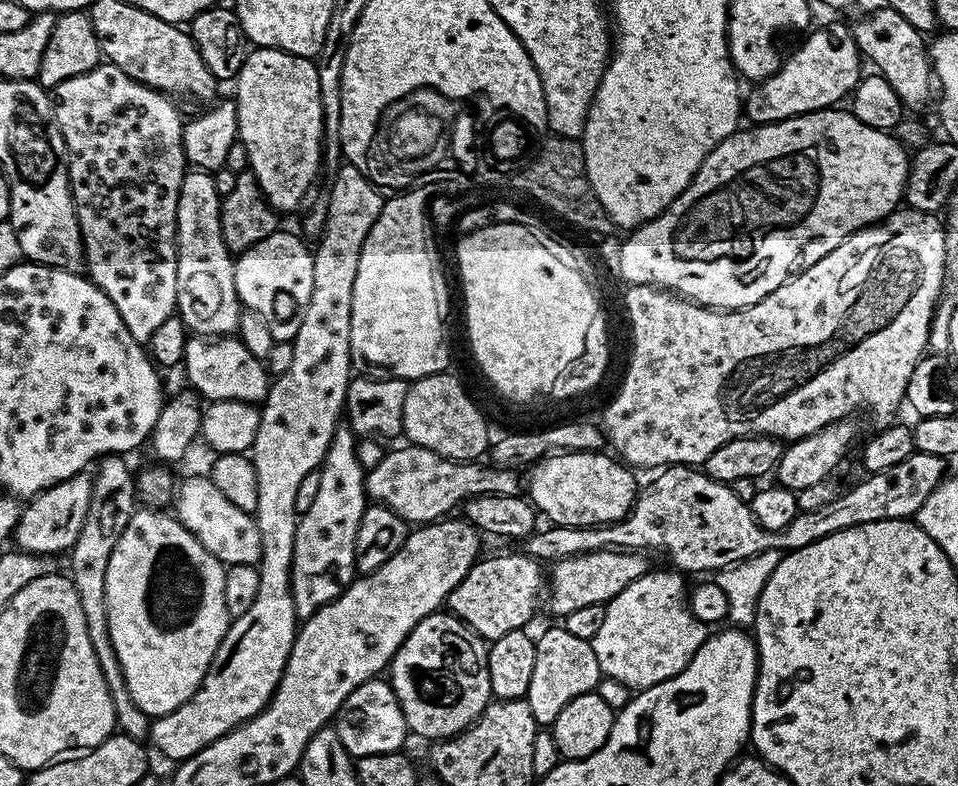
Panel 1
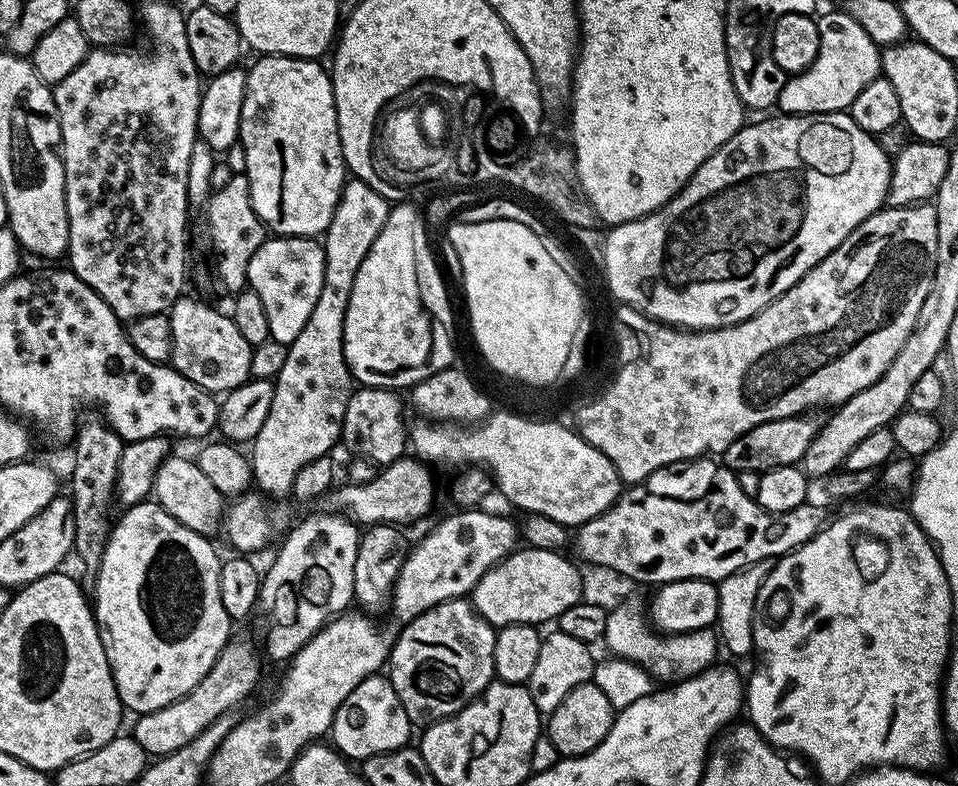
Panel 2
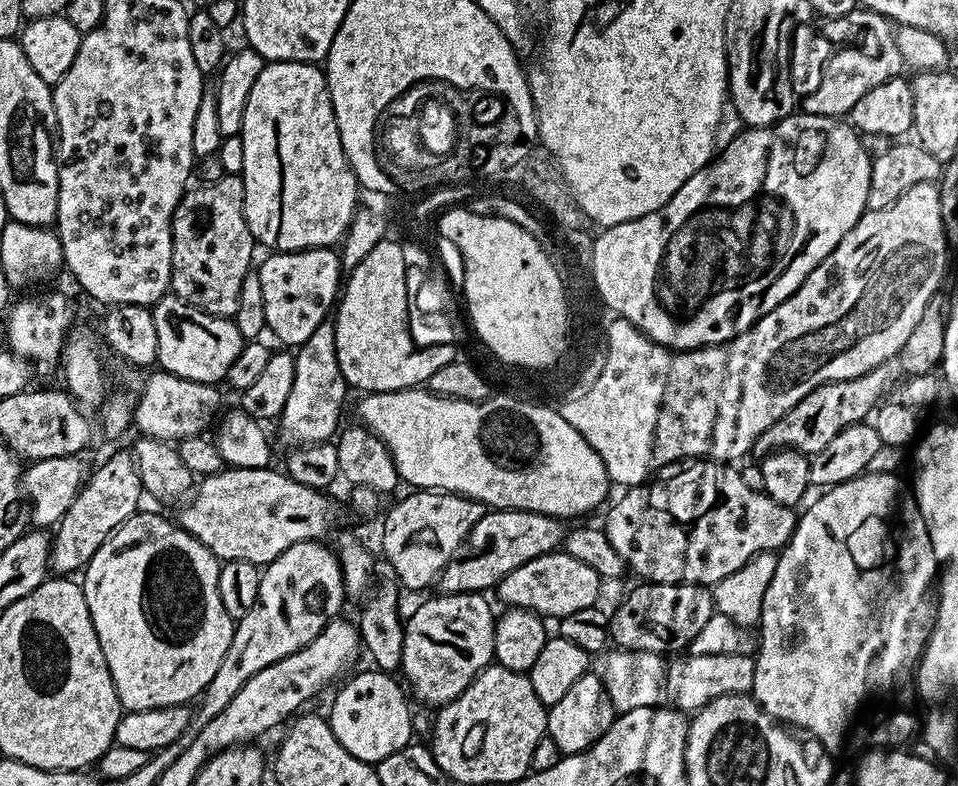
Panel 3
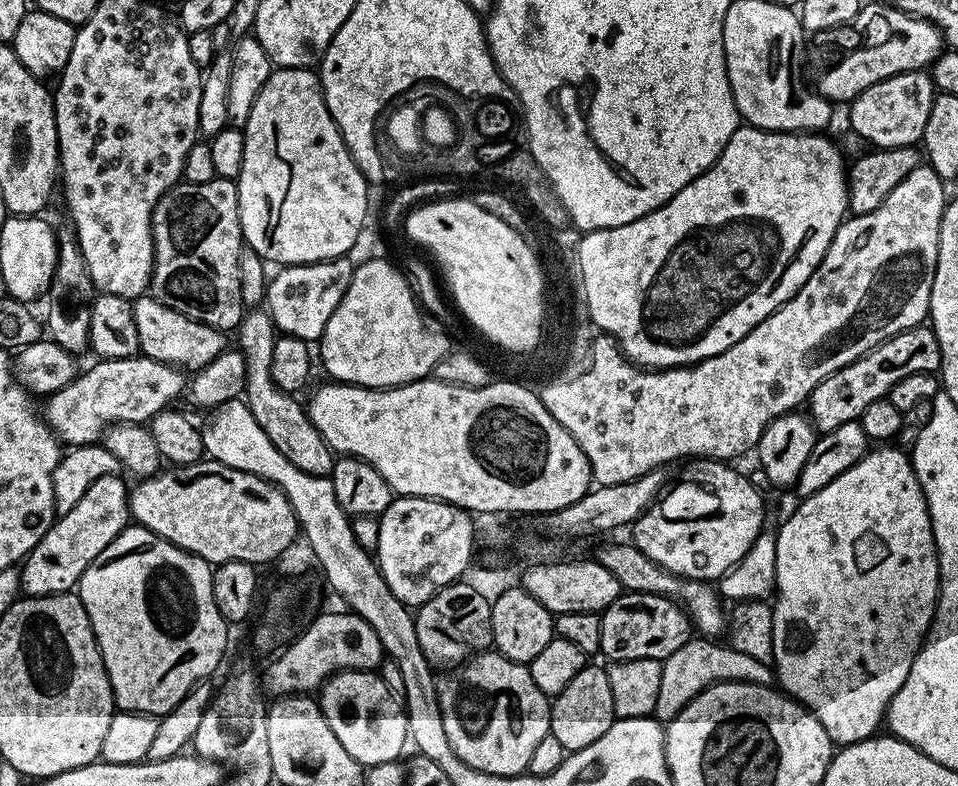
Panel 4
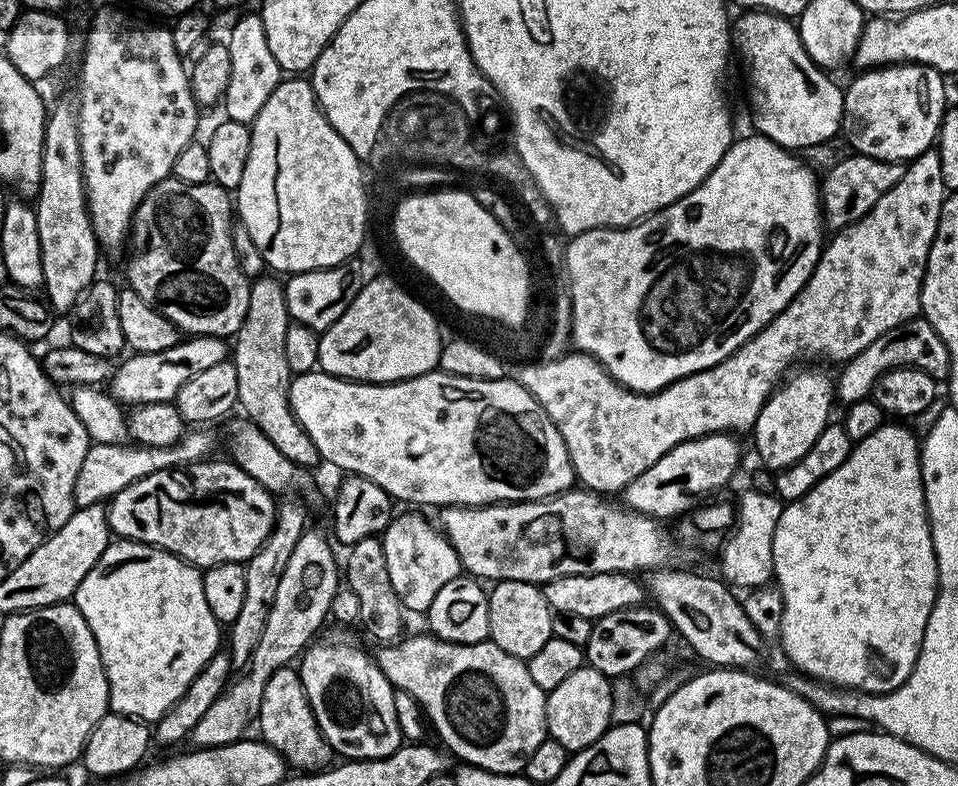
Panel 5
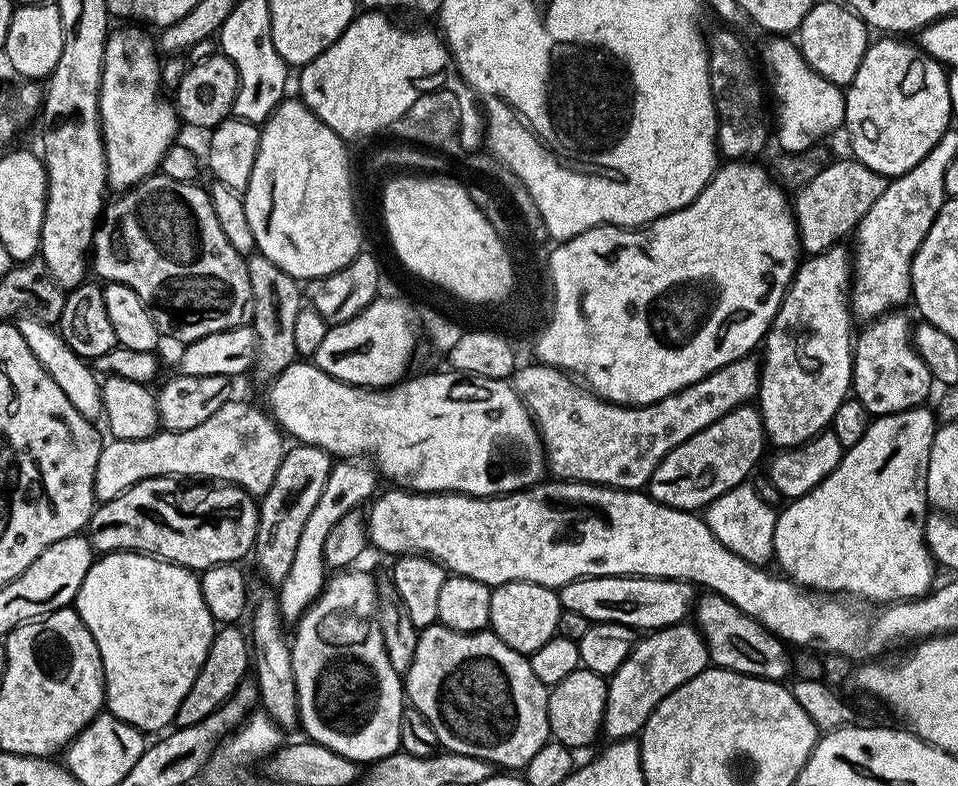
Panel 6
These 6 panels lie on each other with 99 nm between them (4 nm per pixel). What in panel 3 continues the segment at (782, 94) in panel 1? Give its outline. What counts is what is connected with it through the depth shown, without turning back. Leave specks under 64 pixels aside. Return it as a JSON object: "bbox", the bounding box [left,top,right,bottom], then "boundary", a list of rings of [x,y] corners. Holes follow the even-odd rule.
{"bbox":[803,10,905,118],"boundary":[[[857,10],[846,18],[847,23],[857,24],[864,28],[856,48],[837,47],[825,66],[822,82],[809,96],[803,97],[803,111],[809,116],[834,116],[844,118],[851,113],[853,106],[862,98],[862,94],[870,94],[874,86],[882,86],[882,82],[895,80],[901,75],[900,68],[905,67],[902,54],[898,52],[898,42],[893,25],[877,12]]]}

